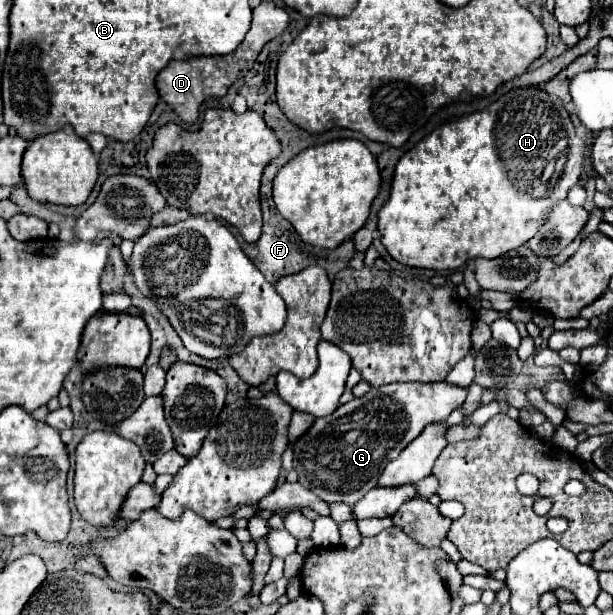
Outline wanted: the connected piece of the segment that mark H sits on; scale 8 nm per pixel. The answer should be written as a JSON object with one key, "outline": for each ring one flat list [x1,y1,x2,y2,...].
{"outline":[[514,88,508,94,500,96,494,102,494,112,490,108,454,118,436,130,432,130,424,140,420,140,412,150,408,150,396,164,394,178,392,178,392,188,390,188,390,198,388,202,380,208,378,212,378,230,380,230,380,240,390,252,390,256,402,264,408,264,412,268,430,268,430,270,454,270,464,266,472,258,498,258,506,254,512,248,522,246,526,240,530,240,538,228,546,222,548,210,556,200,566,198,568,190,578,182,580,172,582,172,582,162,584,162,584,150,582,150,584,140,576,136,576,130,570,122,570,116,564,108,564,102,540,88]]}

